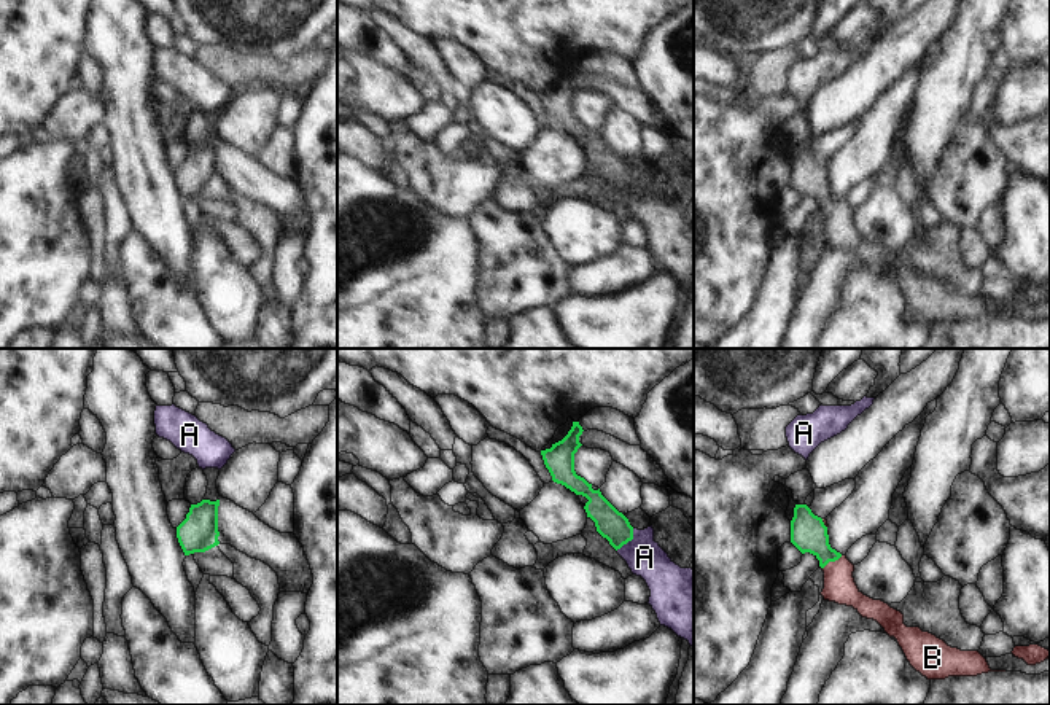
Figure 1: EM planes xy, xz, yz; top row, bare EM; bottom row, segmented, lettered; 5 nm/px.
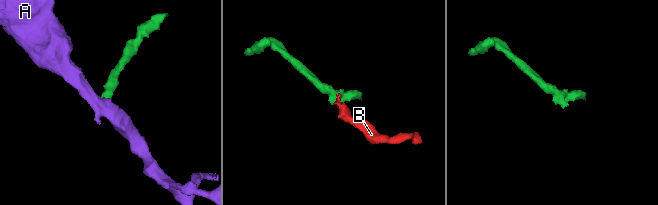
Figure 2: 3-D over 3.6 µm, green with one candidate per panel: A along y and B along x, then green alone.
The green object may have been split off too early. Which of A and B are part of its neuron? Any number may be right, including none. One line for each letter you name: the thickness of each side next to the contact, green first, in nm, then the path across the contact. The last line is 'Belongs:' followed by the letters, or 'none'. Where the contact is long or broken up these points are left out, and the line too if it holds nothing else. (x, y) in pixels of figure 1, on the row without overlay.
B: 190/160 nm | across yz (808, 177), (832, 204), (837, 212), (839, 228)
Belongs: B

